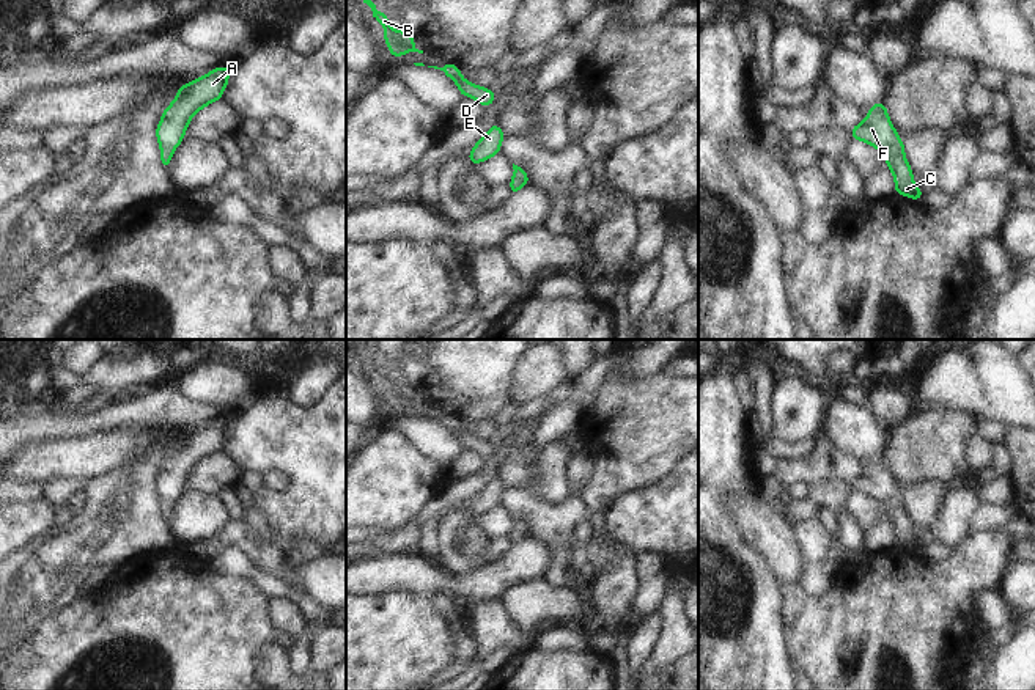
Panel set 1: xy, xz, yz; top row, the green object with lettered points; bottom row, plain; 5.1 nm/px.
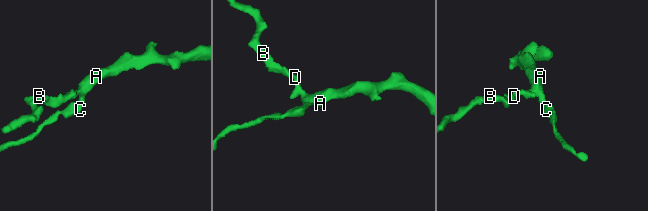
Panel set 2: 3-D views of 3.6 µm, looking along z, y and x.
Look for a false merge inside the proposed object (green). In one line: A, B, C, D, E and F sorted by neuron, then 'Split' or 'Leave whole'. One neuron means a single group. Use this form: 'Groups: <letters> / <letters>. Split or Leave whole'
Groups: A B C D E F. Leave whole

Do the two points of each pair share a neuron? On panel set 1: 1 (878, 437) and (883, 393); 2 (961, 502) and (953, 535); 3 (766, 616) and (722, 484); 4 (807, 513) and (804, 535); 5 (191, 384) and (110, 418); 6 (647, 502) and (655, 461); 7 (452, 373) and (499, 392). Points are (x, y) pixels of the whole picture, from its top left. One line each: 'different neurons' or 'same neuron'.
1: different neurons
2: same neuron
3: same neuron
4: different neurons
5: different neurons
6: different neurons
7: same neuron

